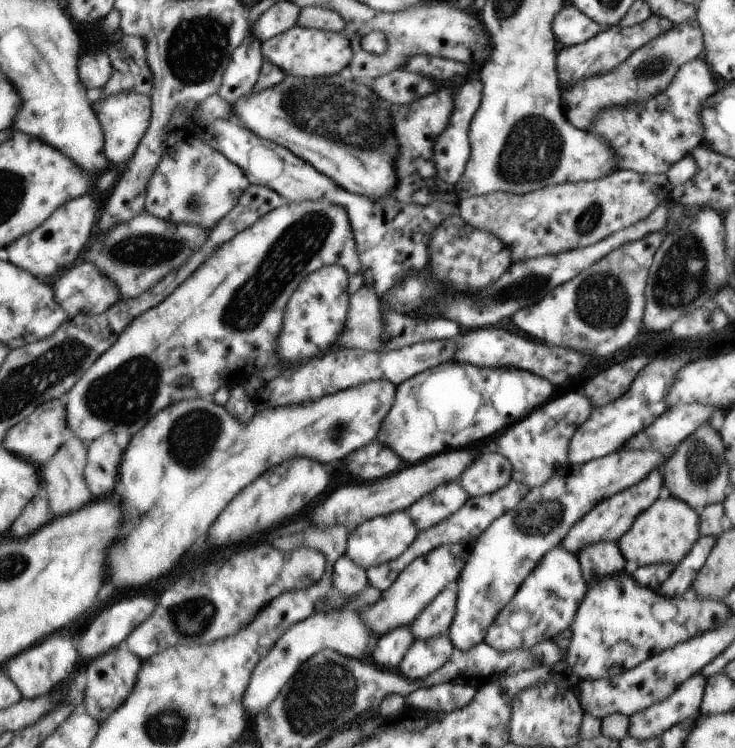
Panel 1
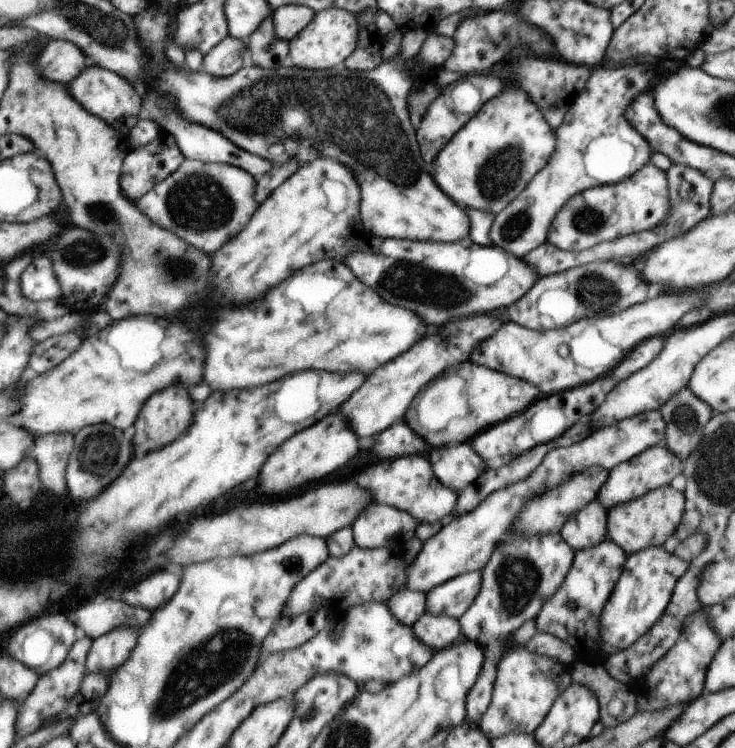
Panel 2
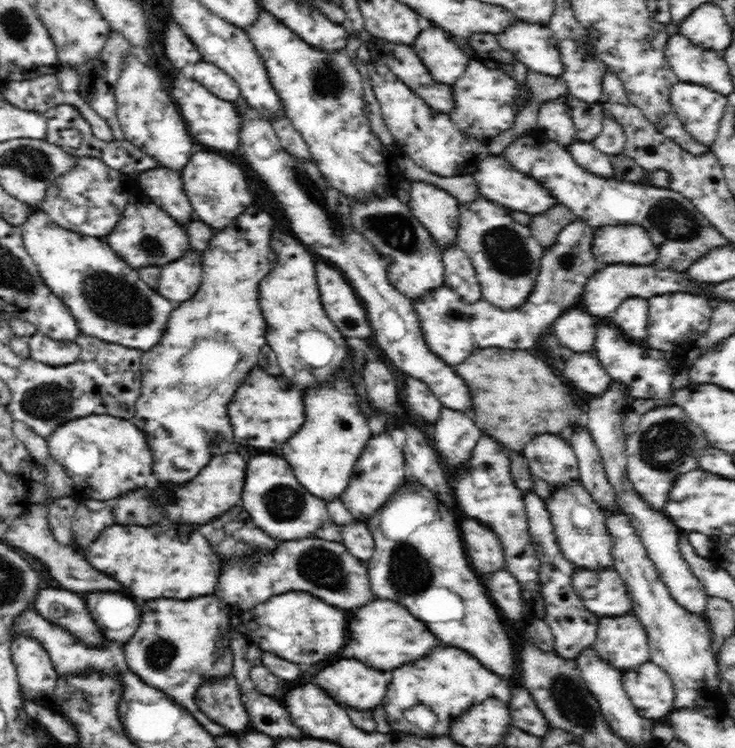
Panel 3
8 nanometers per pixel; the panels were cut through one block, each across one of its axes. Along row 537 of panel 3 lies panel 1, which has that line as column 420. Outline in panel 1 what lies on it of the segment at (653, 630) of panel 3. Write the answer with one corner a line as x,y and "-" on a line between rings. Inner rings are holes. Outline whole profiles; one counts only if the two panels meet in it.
447,586
436,594
410,624
409,630
412,630
413,638
427,640
438,634
447,633
447,630
451,628
452,618
455,616
457,599
453,586

